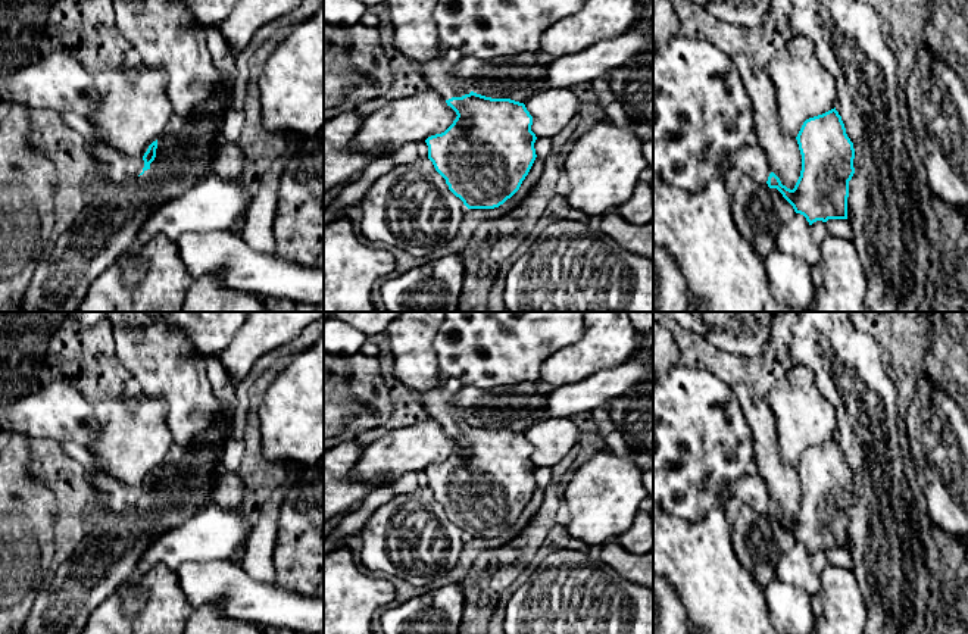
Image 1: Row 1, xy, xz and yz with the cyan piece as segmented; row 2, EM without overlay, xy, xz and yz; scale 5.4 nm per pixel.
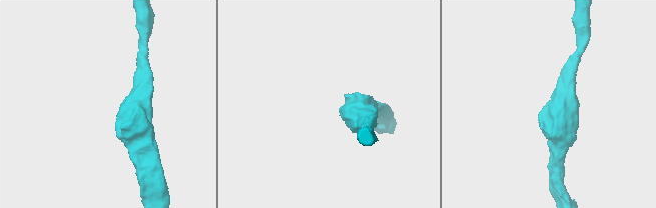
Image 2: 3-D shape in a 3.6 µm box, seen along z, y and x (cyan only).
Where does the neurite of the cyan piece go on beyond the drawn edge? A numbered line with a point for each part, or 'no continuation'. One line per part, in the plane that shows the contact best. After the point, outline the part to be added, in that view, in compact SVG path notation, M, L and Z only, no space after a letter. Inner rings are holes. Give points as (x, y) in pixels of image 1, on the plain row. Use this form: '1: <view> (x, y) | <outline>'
1: xz (434, 400) | M435 384L425 391L413 393L410 399L421 405L428 419L435 421L444 430L462 427L472 421L471 413L462 412L450 403L443 384Z

